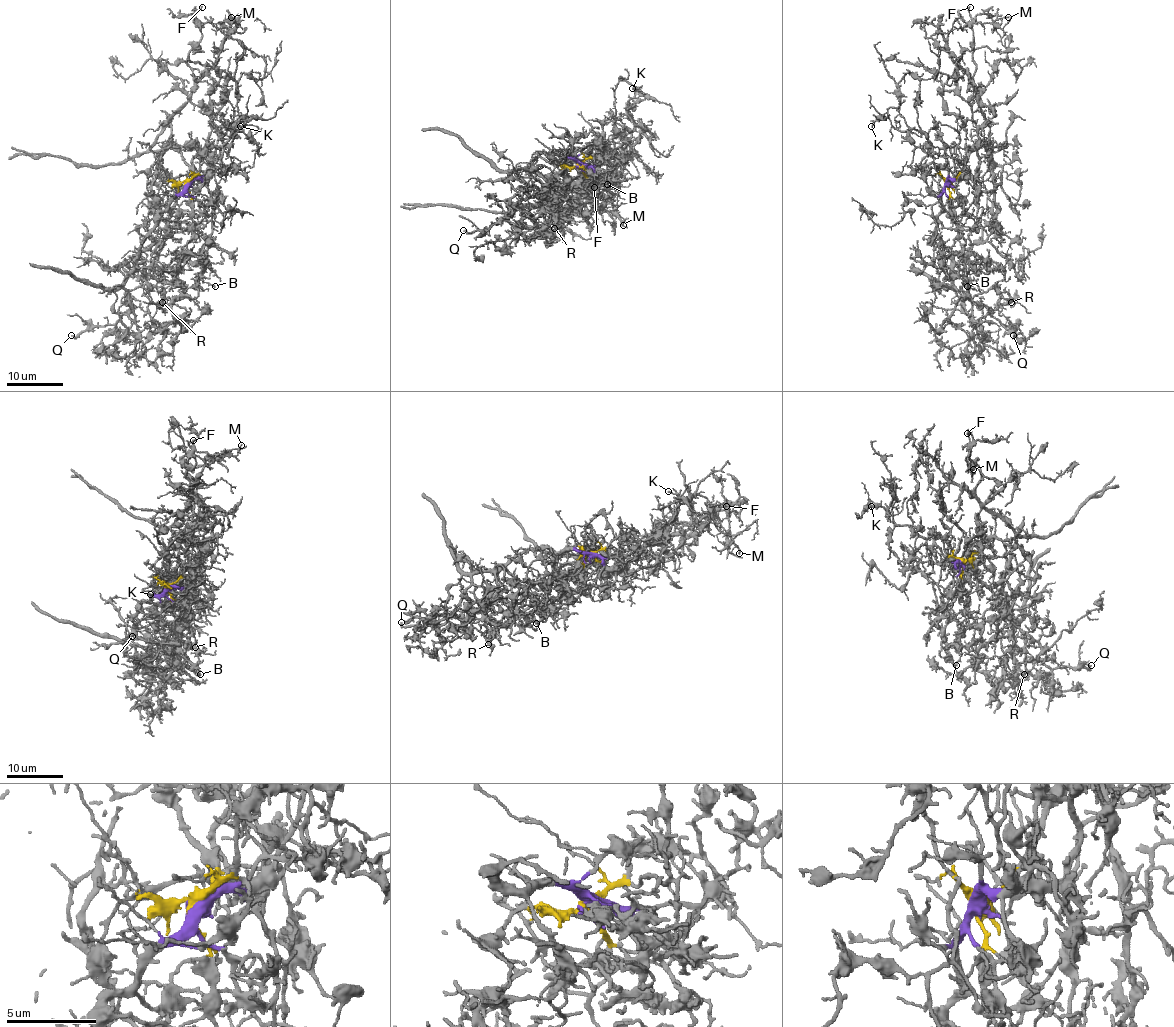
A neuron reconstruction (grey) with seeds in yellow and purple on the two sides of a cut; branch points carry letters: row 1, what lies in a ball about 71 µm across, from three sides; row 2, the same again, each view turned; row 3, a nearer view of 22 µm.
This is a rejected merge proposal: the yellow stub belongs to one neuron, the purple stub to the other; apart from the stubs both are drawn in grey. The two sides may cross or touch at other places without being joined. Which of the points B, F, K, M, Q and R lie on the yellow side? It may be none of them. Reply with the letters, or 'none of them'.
F, K, M

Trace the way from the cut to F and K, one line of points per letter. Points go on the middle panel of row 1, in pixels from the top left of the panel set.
F: (577, 164), (584, 177), (560, 203), (542, 208), (557, 207), (586, 190), (579, 190), (594, 187)
K: (577, 164), (594, 147), (617, 149), (635, 128), (627, 112), (645, 98), (632, 88)

